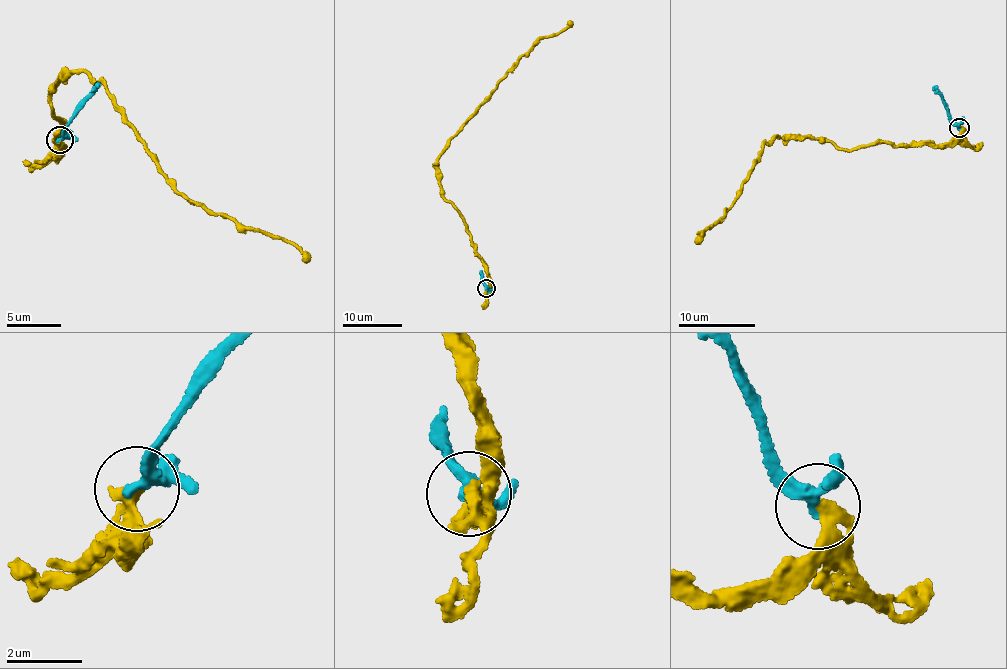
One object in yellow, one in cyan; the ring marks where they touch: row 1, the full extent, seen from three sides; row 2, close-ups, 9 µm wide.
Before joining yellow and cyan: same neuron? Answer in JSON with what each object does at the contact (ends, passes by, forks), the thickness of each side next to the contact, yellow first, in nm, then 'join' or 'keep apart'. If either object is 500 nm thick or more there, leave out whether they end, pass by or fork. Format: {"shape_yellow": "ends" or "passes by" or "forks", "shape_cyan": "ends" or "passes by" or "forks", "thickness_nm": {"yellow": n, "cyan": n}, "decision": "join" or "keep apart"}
{"shape_yellow": "ends", "shape_cyan": "passes by", "thickness_nm": {"yellow": 400, "cyan": 280}, "decision": "join"}

